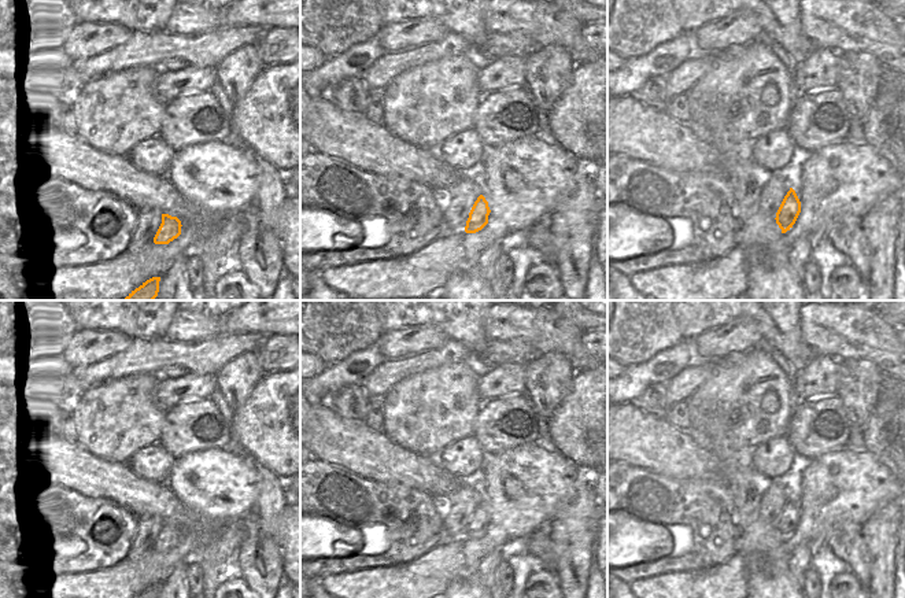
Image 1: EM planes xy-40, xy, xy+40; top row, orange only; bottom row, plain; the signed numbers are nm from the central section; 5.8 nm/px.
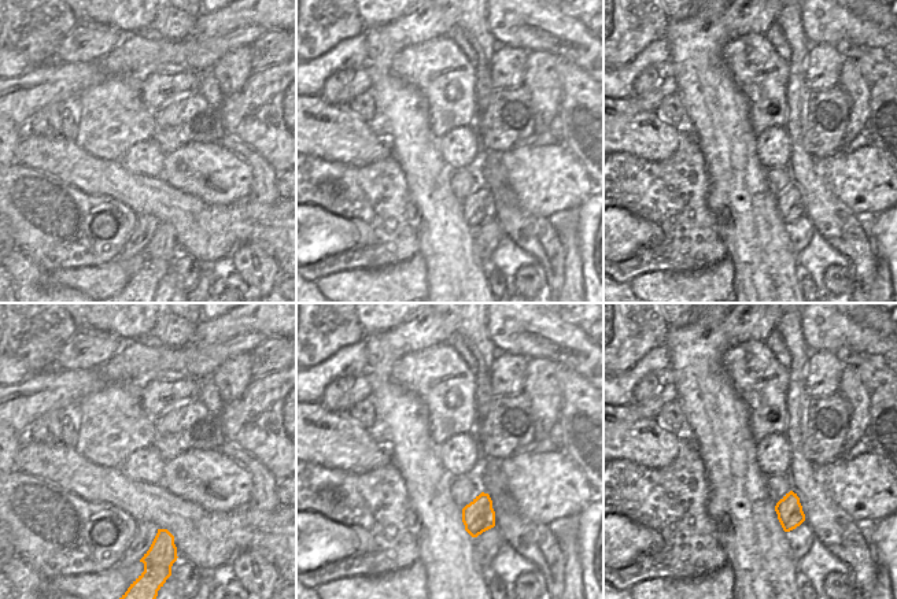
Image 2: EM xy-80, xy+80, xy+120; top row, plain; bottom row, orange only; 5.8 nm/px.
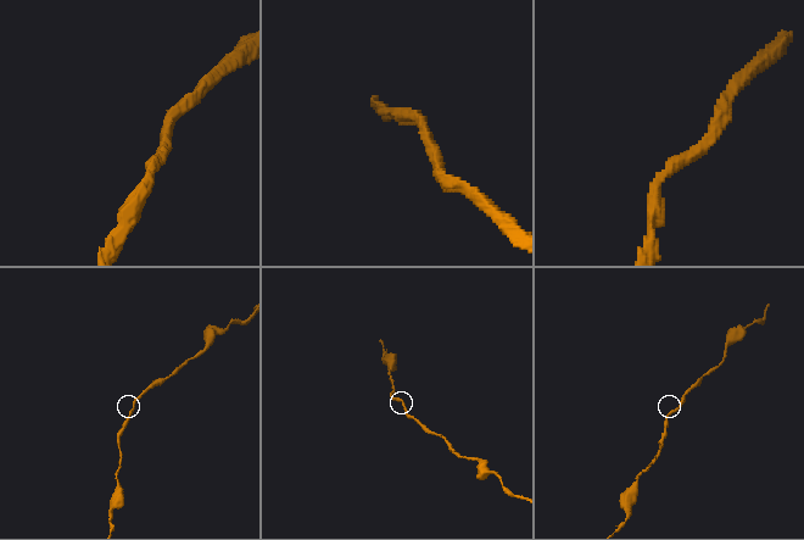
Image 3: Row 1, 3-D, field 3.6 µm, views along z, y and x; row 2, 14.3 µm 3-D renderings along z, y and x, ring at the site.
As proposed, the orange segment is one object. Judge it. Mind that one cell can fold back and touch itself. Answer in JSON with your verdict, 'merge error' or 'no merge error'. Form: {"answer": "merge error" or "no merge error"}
{"answer": "no merge error"}

